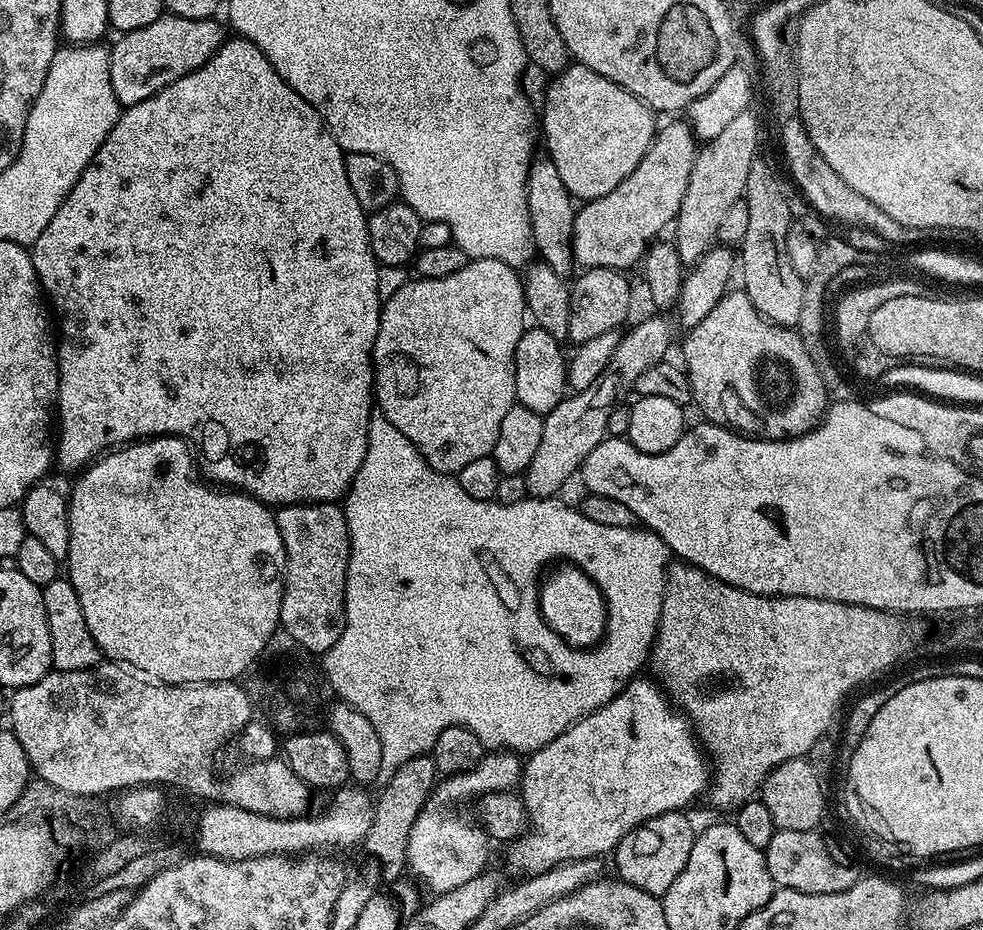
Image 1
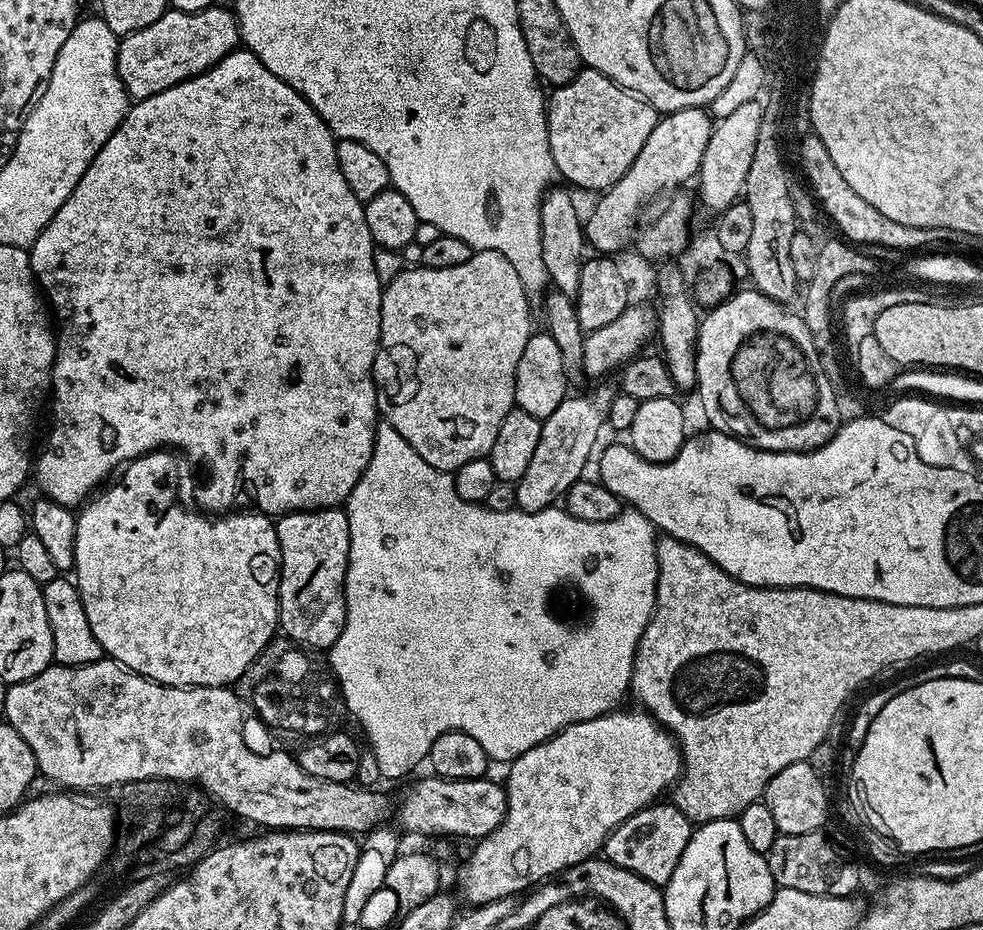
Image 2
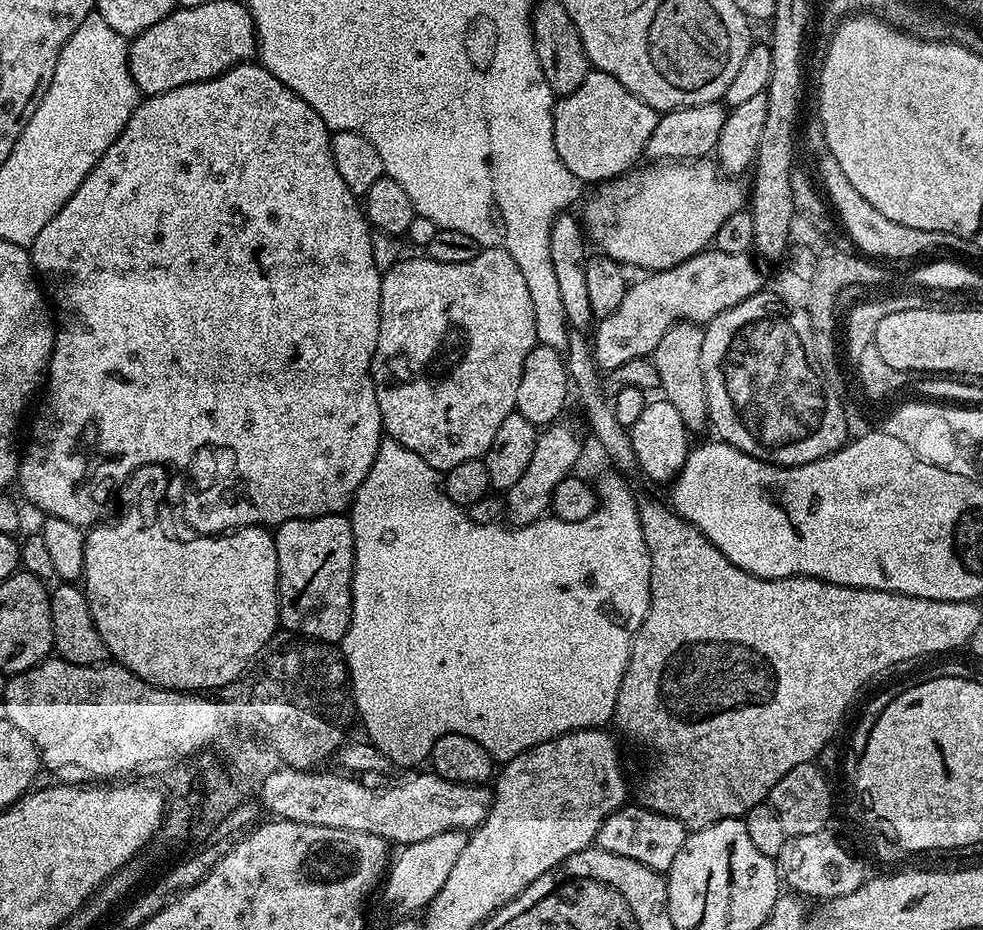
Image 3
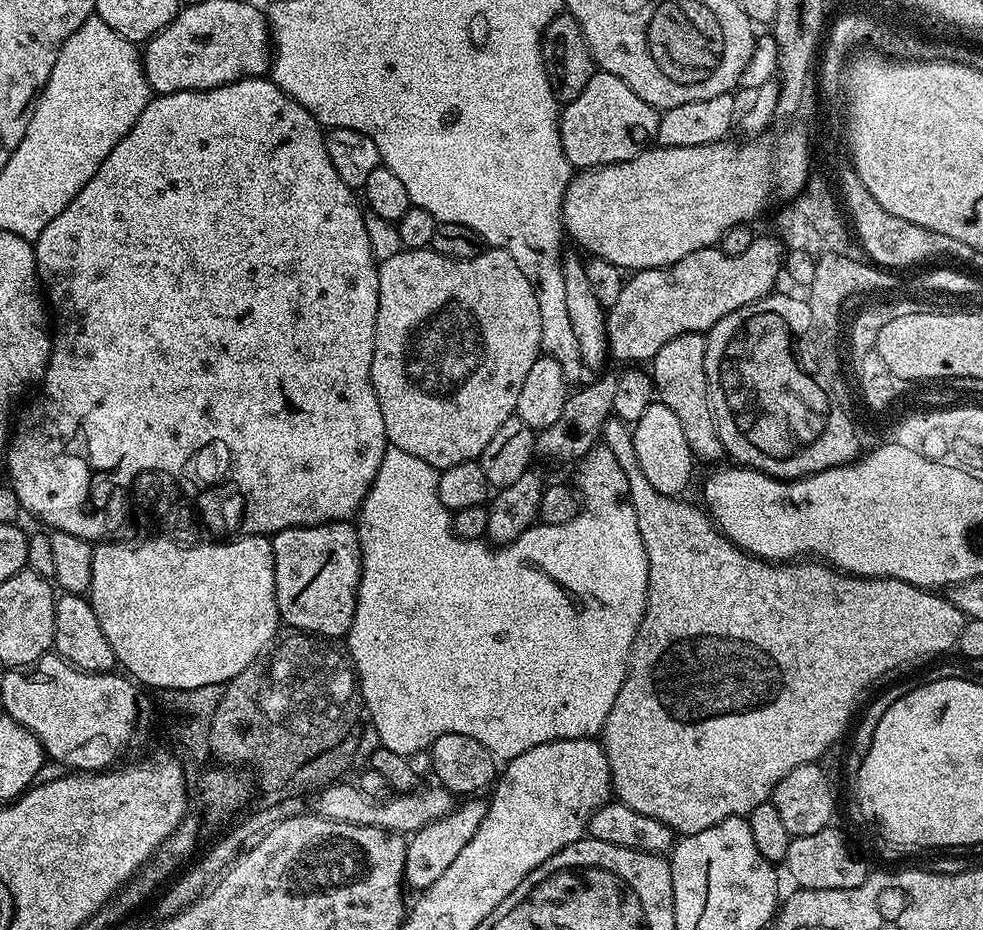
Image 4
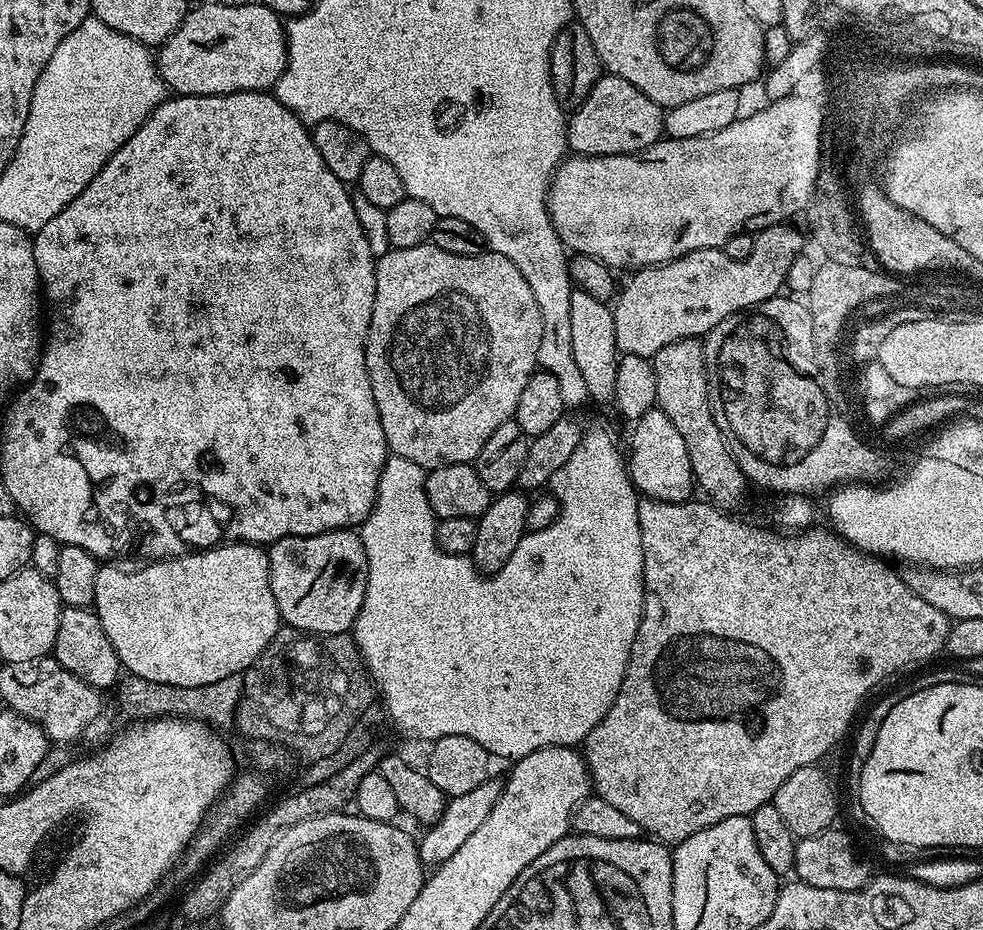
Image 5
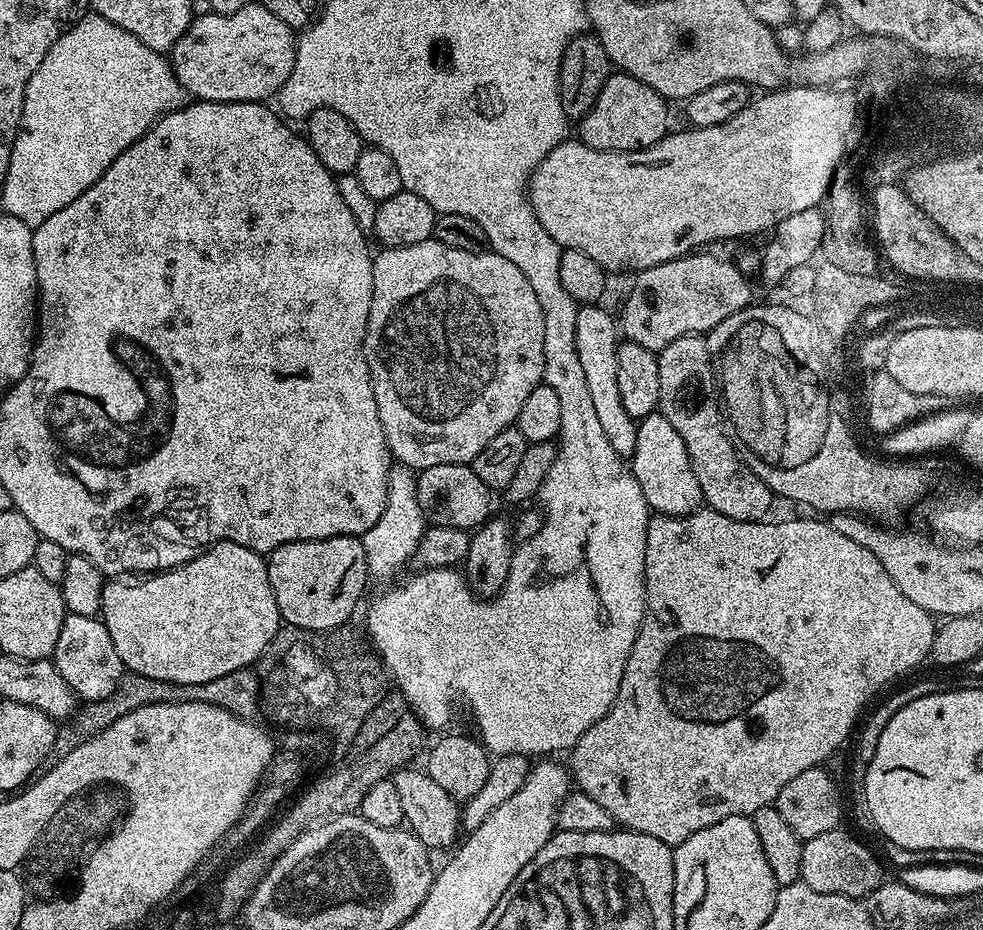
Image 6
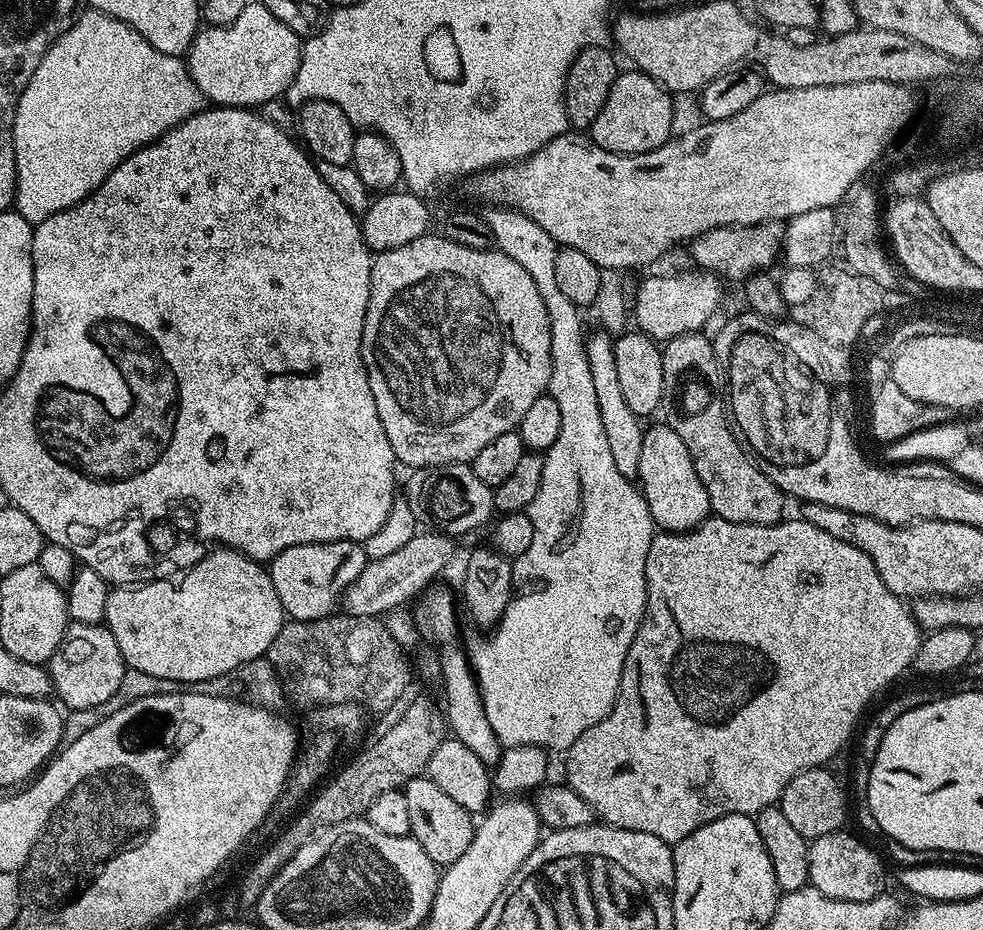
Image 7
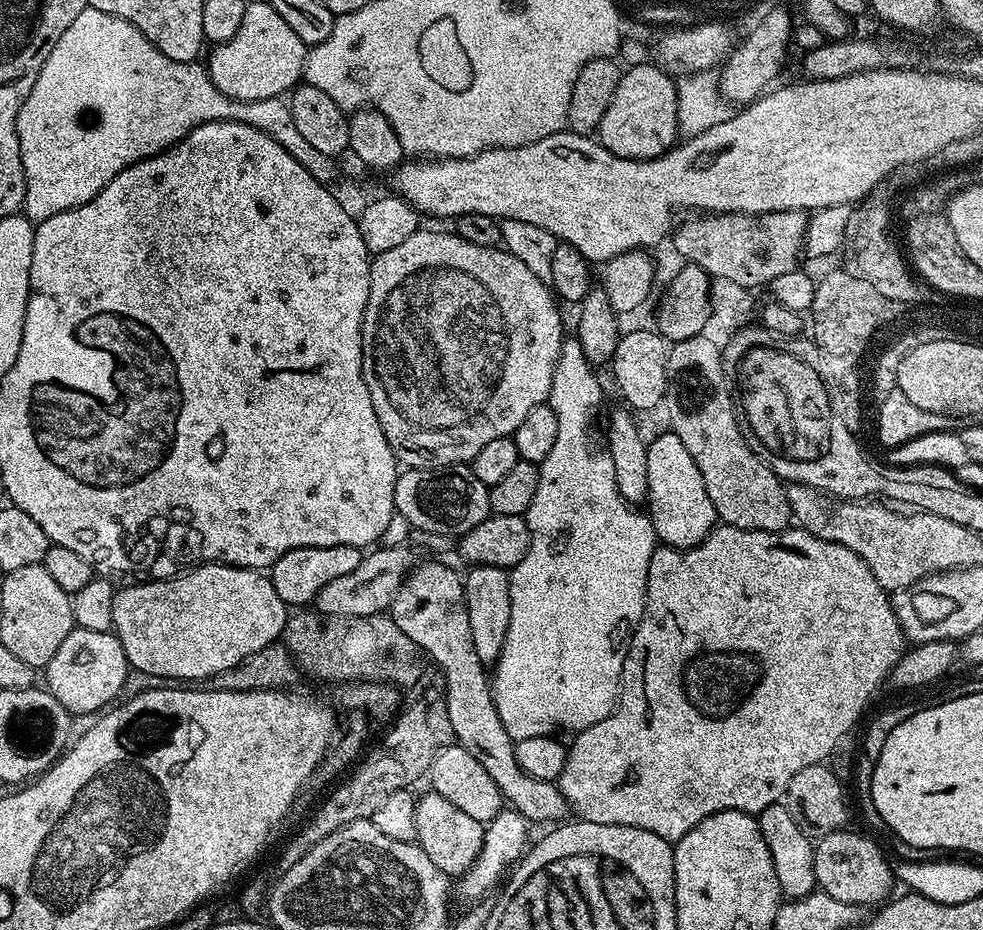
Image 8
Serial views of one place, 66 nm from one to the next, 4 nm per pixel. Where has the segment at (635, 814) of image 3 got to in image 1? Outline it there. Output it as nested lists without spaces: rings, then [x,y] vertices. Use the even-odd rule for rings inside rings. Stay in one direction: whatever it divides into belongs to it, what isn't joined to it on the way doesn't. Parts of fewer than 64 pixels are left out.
[[[683,811],[667,812],[630,830],[630,834],[626,834],[626,838],[622,838],[616,847],[615,875],[630,886],[638,886],[638,890],[644,890],[646,894],[664,897],[670,886],[674,886],[674,878],[686,870],[686,861],[698,835],[697,829],[692,829],[691,822],[684,815]]]

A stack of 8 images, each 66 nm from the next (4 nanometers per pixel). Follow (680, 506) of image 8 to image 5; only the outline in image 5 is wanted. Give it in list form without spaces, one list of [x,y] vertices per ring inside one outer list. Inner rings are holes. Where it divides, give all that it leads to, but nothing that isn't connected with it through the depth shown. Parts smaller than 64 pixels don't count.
[[[653,410],[642,414],[642,418],[635,421],[633,428],[636,429],[632,432],[632,453],[627,453],[626,467],[637,493],[643,494],[649,500],[679,504],[689,499],[694,492],[690,454],[674,422],[670,422],[664,412]]]

